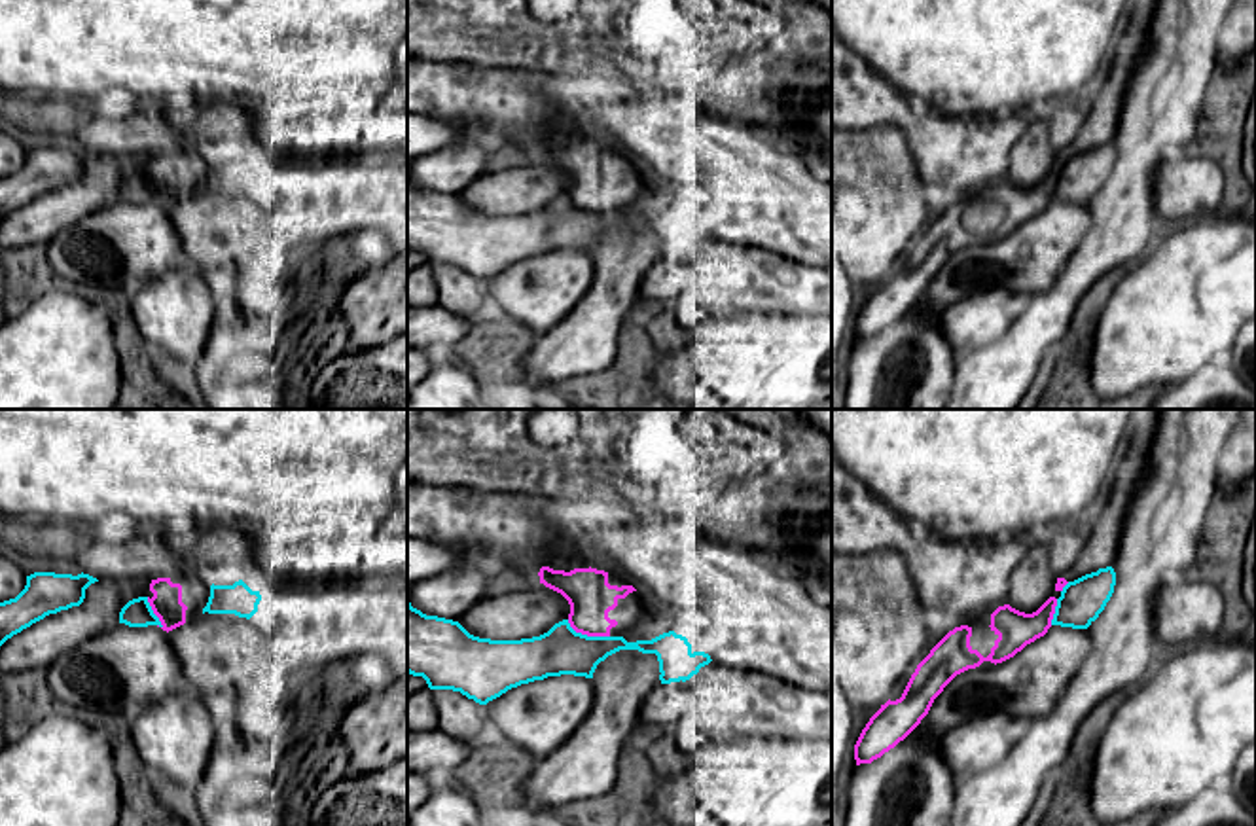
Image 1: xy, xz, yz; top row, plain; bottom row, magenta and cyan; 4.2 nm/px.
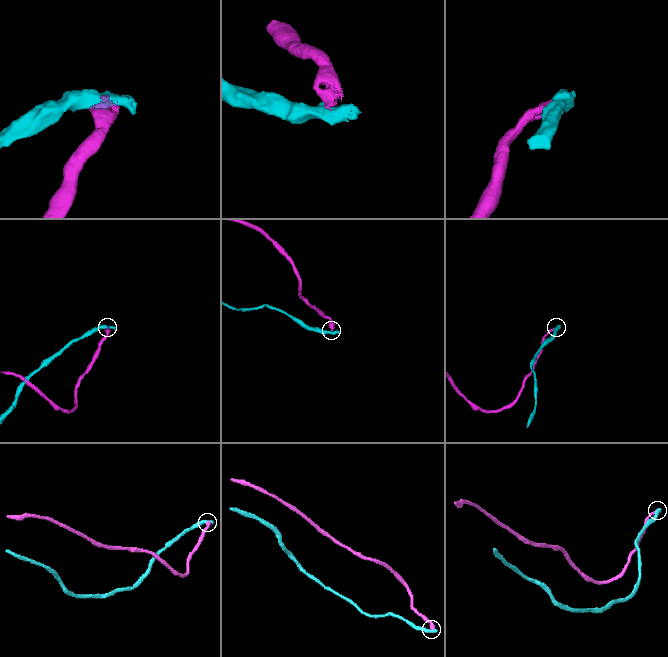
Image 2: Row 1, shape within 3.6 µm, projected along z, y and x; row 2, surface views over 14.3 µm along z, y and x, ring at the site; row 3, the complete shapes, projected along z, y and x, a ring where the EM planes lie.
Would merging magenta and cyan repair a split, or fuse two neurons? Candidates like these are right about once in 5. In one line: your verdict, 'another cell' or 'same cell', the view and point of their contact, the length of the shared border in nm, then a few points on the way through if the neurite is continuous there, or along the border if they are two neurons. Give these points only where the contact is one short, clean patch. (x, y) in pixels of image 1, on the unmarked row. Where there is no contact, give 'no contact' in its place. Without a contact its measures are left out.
another cell; meets magenta in xz at (588, 211); contact 200 nm long; border along xz (567, 196), (576, 207), (609, 213)

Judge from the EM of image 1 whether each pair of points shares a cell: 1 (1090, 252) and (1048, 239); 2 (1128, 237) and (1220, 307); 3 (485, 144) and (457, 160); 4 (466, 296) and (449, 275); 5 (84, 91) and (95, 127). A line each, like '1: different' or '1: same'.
1: different
2: different
3: same
4: same
5: different

